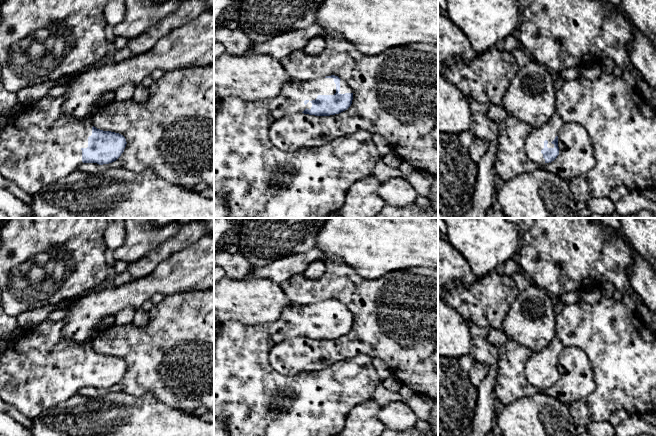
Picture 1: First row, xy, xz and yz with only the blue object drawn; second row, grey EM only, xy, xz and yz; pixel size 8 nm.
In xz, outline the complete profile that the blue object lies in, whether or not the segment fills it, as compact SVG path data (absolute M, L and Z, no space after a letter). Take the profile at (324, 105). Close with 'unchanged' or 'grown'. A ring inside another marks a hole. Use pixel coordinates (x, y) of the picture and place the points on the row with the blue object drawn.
M335 75L307 81L291 78L277 97L268 100L250 102L233 96L220 99L214 114L214 191L226 199L229 218L329 218L332 213L338 212L349 188L371 176L376 163L382 158L372 140L373 135L359 130L335 138L328 144L284 152L270 141L269 128L286 115L339 114L351 106L352 100L353 92L348 84Z | grown

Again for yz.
M613 73L602 74L596 80L580 75L565 81L562 88L556 91L556 109L551 118L541 127L533 129L525 139L524 151L531 162L543 168L557 158L558 133L565 123L578 123L586 129L595 156L592 170L568 181L576 201L588 202L592 198L609 197L610 192L619 186L638 192L656 190L656 110L636 88L626 85L621 77Z | grown

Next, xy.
M63 96L43 97L42 99L33 104L23 105L15 116L7 116L6 123L0 128L0 174L4 178L14 182L23 191L31 195L39 193L44 187L58 180L61 180L68 176L70 173L78 170L79 166L82 163L97 163L99 165L103 165L116 161L124 152L124 149L126 147L127 142L123 135L111 131L103 131L94 127L92 124L93 114L84 119L75 119L69 117L63 111L63 103Z | grown

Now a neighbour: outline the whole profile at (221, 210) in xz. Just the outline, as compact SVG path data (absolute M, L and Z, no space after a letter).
M214 191L214 218L229 218L229 208L226 199Z

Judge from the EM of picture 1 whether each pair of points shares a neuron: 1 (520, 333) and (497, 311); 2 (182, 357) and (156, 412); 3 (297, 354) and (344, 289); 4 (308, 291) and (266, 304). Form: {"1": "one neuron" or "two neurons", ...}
{"1": "two neurons", "2": "two neurons", "3": "one neuron", "4": "two neurons"}

